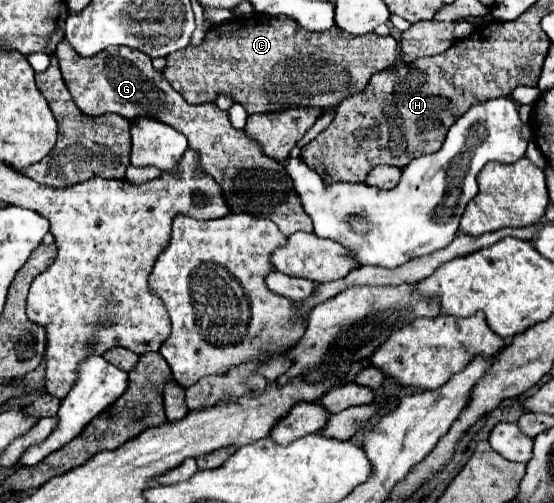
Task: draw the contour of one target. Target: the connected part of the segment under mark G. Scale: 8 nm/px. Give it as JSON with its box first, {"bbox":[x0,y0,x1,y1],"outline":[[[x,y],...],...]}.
{"bbox":[56,40,312,236],"outline":[[[62,40],[58,44],[56,58],[60,60],[64,82],[76,106],[86,116],[114,112],[128,120],[146,116],[174,126],[188,138],[190,148],[200,152],[200,170],[214,176],[214,180],[222,186],[232,212],[270,218],[286,236],[298,230],[312,232],[312,220],[304,212],[284,164],[268,158],[244,130],[234,130],[228,114],[216,104],[188,104],[180,94],[176,94],[164,74],[154,70],[152,60],[144,52],[126,46],[110,46],[94,58],[80,58],[68,42]]]}

